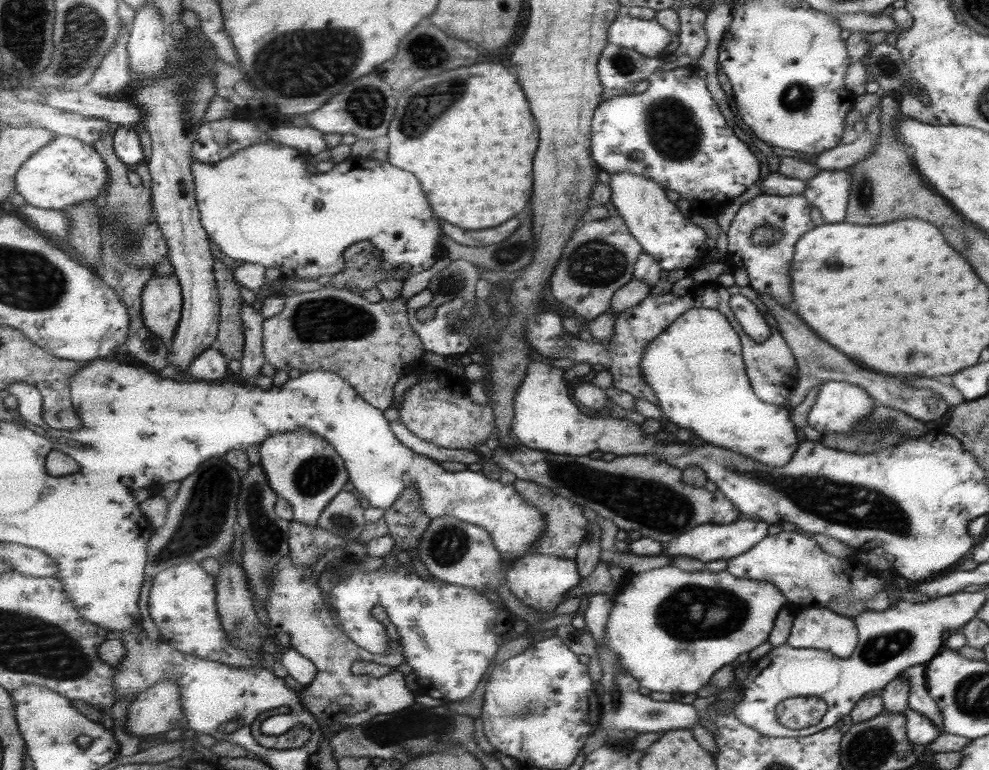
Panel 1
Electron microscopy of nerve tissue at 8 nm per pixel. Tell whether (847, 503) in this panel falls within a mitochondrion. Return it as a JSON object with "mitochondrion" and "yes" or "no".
{"mitochondrion":"yes"}

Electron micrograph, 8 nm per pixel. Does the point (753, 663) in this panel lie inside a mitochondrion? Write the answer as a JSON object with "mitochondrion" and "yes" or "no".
{"mitochondrion":"no"}

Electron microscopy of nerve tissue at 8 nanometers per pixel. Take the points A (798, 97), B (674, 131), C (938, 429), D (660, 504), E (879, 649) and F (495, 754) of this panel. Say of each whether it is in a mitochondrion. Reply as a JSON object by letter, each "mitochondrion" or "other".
{"A":"mitochondrion","B":"mitochondrion","C":"other","D":"mitochondrion","E":"mitochondrion","F":"other"}

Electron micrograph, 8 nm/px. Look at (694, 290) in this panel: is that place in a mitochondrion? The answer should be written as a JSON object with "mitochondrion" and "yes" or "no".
{"mitochondrion":"no"}

